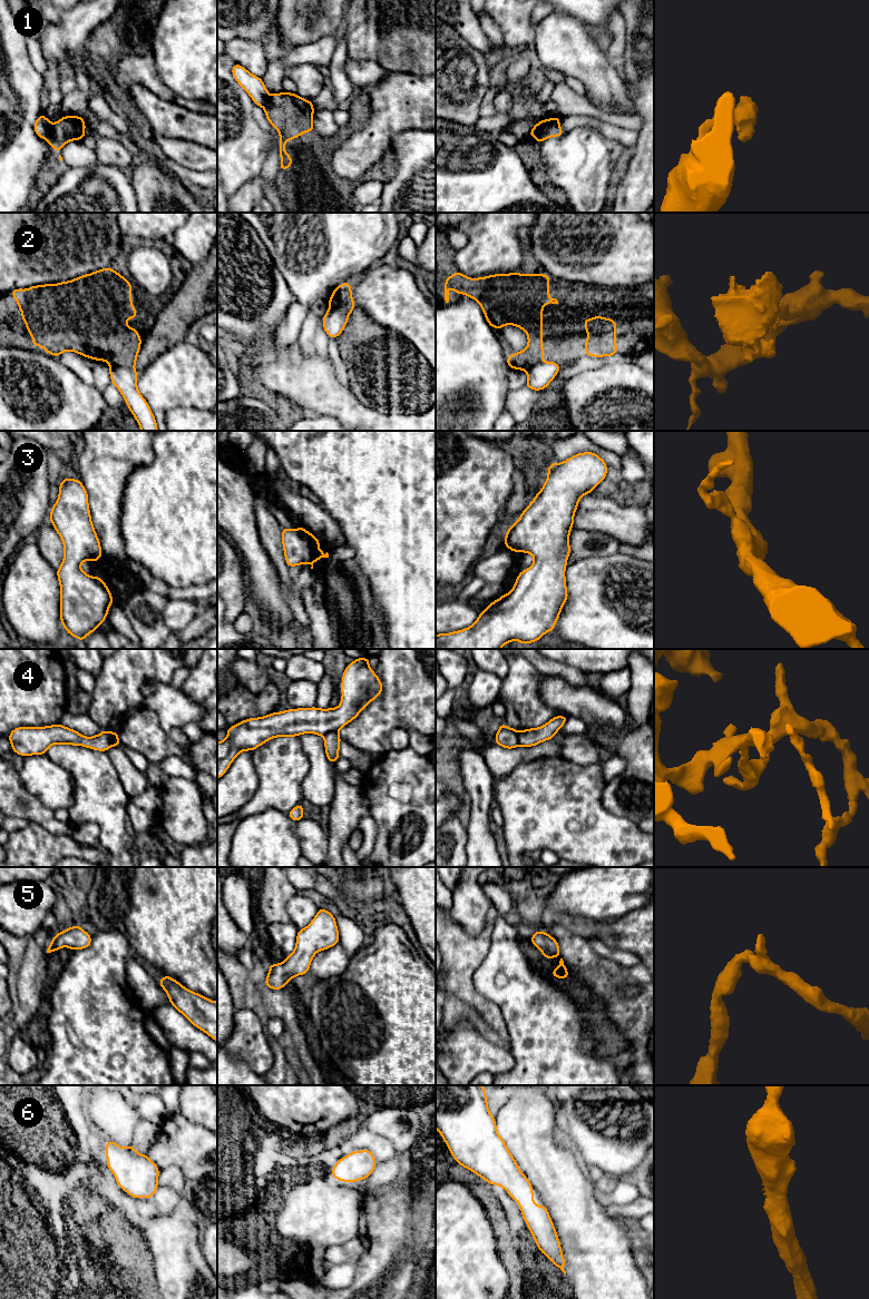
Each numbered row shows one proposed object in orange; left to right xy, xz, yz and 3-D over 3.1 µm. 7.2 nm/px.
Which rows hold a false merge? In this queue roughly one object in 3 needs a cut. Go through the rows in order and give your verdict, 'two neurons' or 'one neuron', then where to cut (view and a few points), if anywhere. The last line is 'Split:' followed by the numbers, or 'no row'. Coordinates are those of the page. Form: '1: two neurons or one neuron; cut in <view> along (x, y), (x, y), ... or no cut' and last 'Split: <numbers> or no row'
1: two neurons; cut in yz along (542, 121), (542, 128), (534, 136)
2: two neurons; cut in xy along (110, 365), (125, 365), (133, 368)
3: one neuron; no cut
4: two neurons; cut in xz along (337, 730), (331, 730), (323, 736)
5: one neuron; no cut
6: one neuron; no cut
Split: 1, 2, 4

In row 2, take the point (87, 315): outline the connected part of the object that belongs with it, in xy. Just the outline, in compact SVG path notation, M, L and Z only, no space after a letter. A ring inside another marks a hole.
M106 267L68 282L30 286L27 291L17 288L10 293L21 311L21 317L27 325L28 333L33 338L33 348L39 344L46 353L50 353L55 357L65 351L72 351L86 358L106 361L109 366L134 368L141 338L137 329L126 325L128 318L138 316L131 303L131 288L130 282L110 267Z

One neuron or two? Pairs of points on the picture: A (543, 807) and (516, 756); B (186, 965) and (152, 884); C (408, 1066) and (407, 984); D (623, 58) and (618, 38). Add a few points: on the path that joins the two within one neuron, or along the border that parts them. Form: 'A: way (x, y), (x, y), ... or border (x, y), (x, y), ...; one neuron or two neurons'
A: border (546, 756), (520, 763), (499, 778); two neurons
B: way (181, 945), (167, 924), (164, 904); one neuron
C: way (408, 1046), (407, 1004); one neuron
D: border (626, 29), (624, 42), (619, 47); two neurons

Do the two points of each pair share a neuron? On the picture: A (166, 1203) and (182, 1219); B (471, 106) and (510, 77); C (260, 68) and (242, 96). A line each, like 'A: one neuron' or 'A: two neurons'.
A: two neurons
B: two neurons
C: two neurons

